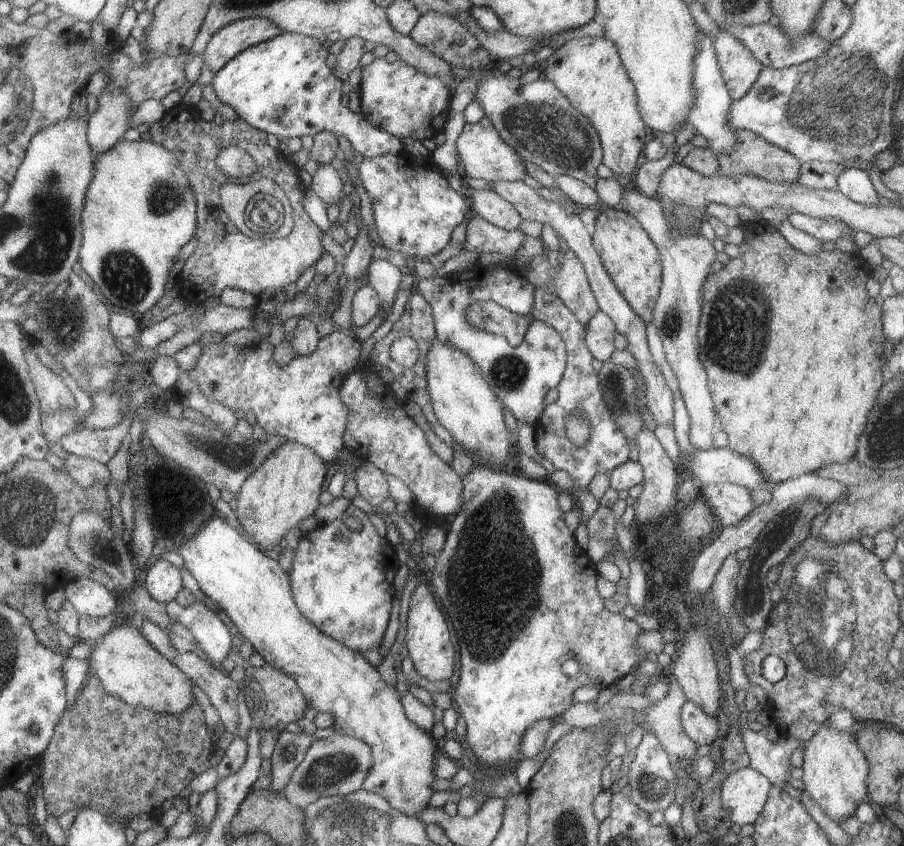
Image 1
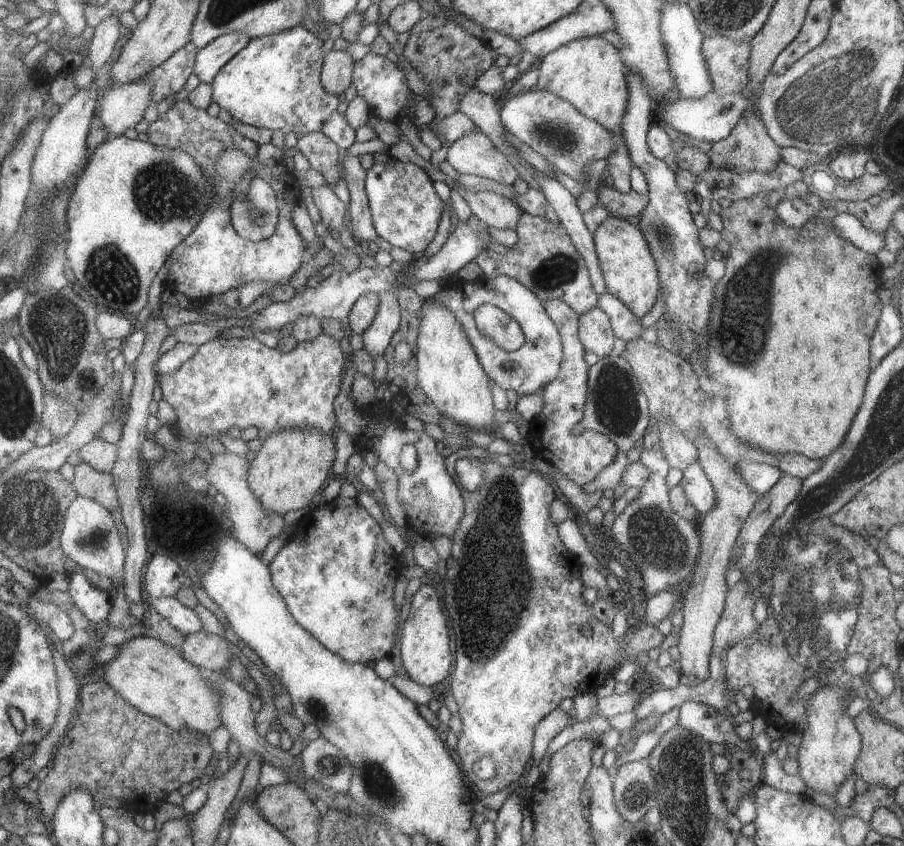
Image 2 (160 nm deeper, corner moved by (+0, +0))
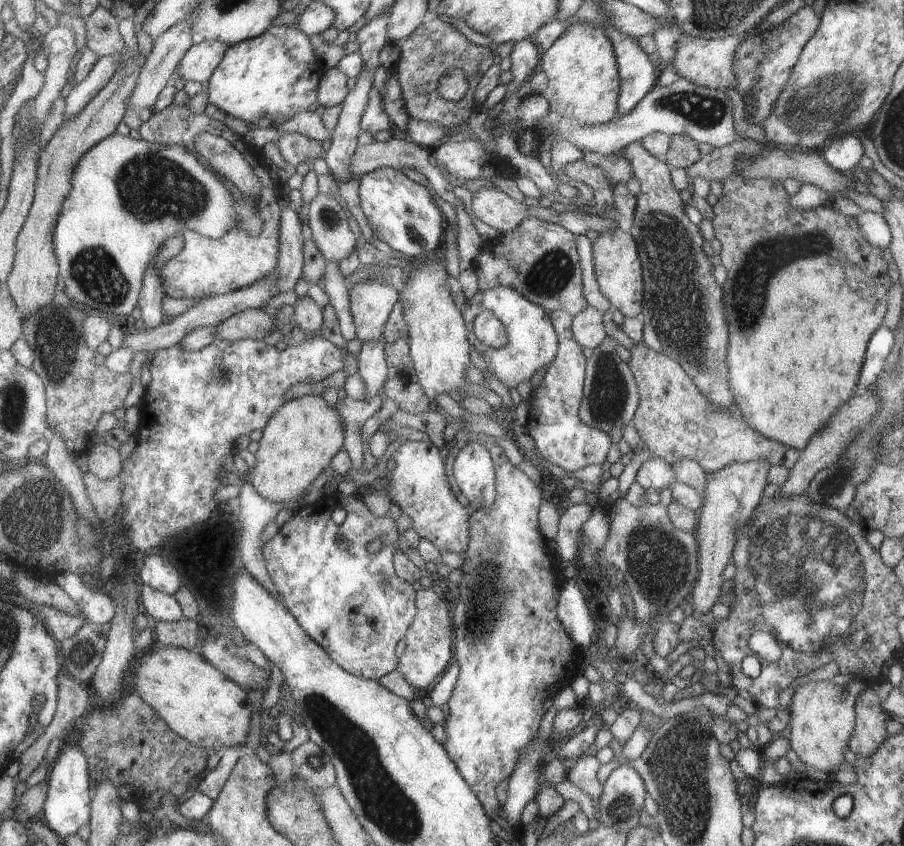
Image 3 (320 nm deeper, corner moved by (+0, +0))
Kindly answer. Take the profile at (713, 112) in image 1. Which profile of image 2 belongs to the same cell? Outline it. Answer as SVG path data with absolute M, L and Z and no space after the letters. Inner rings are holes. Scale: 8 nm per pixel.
M663 1L660 6L658 24L668 67L681 98L698 99L712 90L705 61L700 53L701 41L705 36L699 32L695 17L685 3Z

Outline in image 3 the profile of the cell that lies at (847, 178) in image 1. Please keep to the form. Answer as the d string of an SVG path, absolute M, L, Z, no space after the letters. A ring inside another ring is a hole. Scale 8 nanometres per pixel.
M853 132L837 135L823 148L824 161L842 174L850 174L851 168L858 164L863 154L858 134Z

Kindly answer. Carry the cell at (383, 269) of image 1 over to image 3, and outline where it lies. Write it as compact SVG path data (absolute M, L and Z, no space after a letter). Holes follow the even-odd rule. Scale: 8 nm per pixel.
M384 337L376 341L362 343L357 356L357 374L361 377L364 386L363 400L370 401L377 396L377 392L384 388L387 376L387 367L384 353Z

